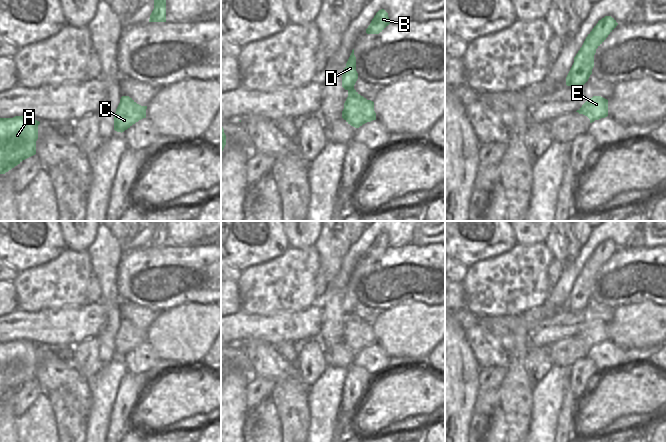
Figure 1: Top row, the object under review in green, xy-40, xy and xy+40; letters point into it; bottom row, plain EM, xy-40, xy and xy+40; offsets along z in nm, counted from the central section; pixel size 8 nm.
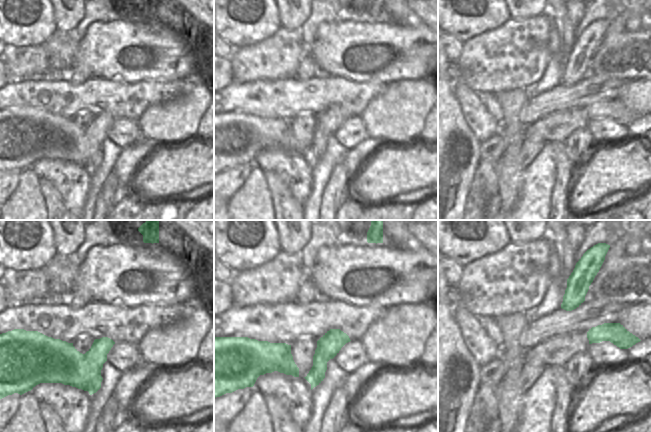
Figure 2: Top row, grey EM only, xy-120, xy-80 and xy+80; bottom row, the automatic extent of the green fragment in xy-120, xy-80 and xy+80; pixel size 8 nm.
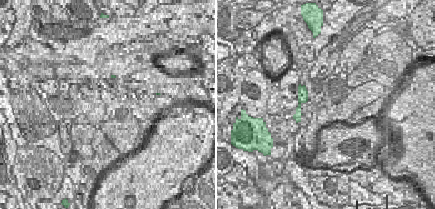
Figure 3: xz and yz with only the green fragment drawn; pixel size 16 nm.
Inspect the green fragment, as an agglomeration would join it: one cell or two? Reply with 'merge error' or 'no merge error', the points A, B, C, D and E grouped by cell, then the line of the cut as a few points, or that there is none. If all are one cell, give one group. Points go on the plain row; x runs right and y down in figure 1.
merge error; A C E / B D; cut in xy along (353, 311), (348, 314)

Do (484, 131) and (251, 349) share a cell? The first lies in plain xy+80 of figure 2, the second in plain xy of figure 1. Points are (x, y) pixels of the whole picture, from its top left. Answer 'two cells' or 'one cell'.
one cell

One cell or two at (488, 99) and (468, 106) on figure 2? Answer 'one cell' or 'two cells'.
two cells

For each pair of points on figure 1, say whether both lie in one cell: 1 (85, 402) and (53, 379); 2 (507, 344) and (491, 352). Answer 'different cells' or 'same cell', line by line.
1: same cell
2: different cells

